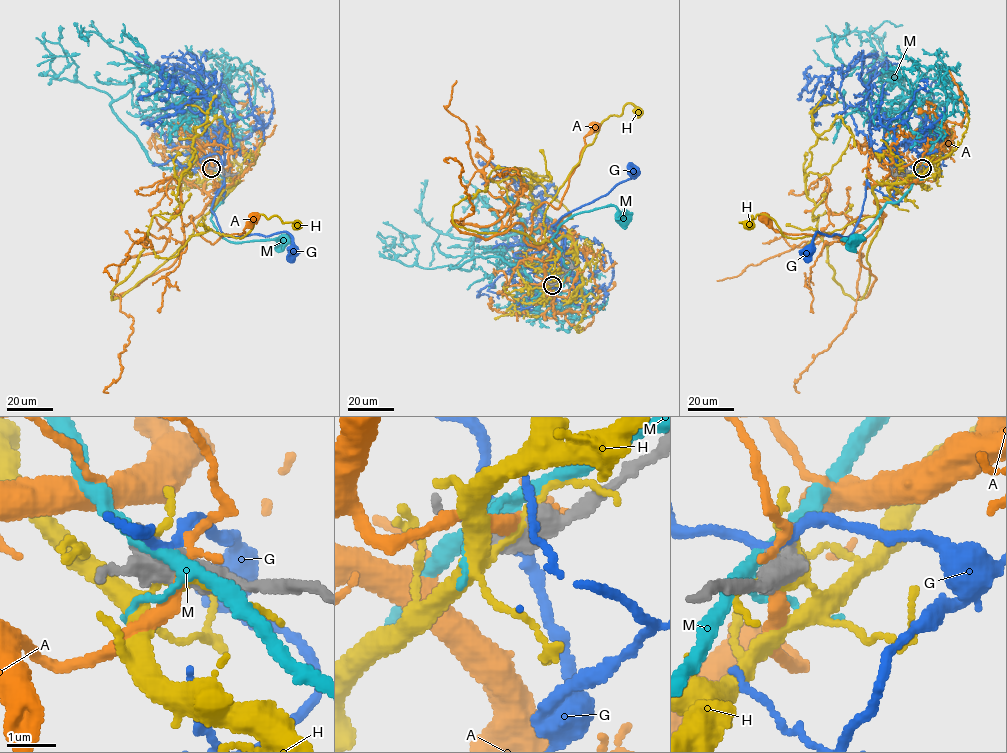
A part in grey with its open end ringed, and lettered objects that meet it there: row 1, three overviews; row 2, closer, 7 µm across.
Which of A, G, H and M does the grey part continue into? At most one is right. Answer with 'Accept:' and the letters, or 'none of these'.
Accept: none of these

